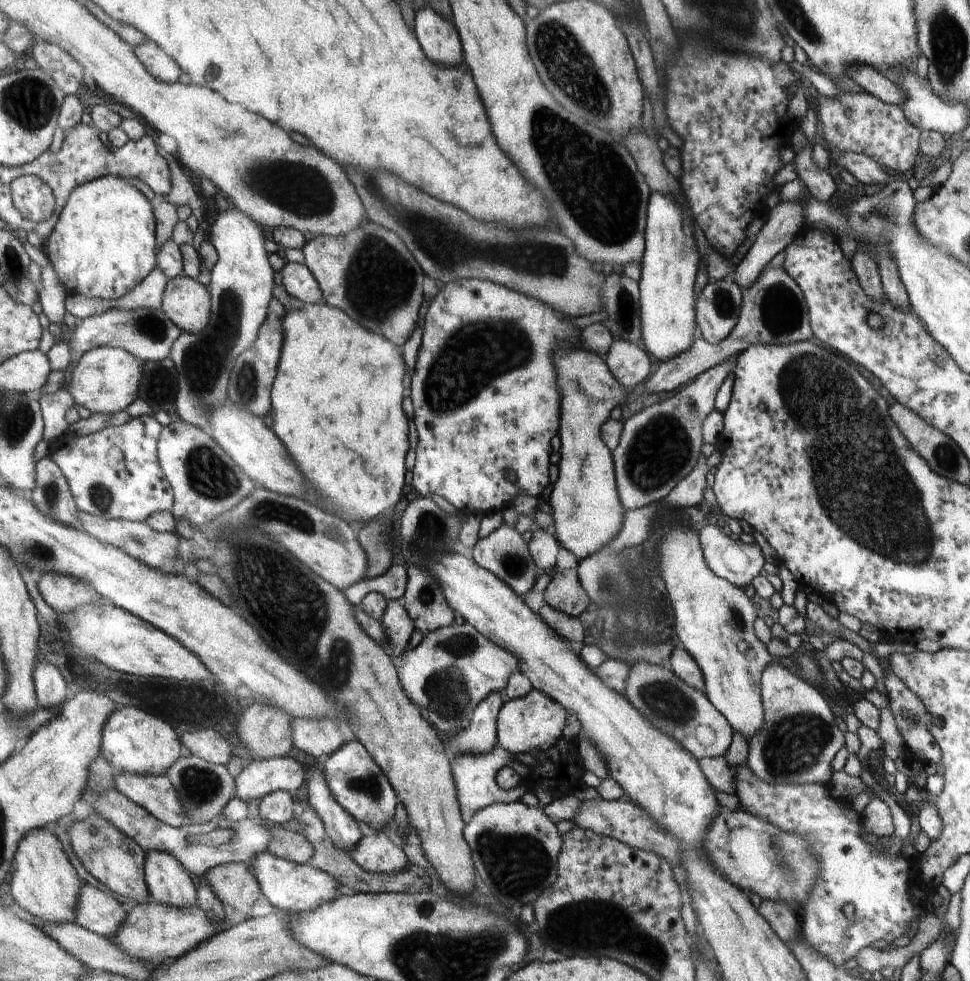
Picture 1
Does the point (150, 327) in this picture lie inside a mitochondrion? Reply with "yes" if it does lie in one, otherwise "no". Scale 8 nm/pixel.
yes

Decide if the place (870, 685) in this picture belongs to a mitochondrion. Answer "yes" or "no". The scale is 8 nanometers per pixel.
no

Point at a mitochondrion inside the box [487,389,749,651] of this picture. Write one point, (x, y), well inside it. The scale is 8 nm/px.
(658, 450)

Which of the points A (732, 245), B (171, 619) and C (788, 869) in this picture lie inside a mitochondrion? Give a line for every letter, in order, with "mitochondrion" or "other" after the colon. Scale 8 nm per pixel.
A: other
B: other
C: mitochondrion

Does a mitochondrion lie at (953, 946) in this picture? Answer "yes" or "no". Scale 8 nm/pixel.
no

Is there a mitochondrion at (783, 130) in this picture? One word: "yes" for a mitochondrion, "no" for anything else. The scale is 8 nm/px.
no

